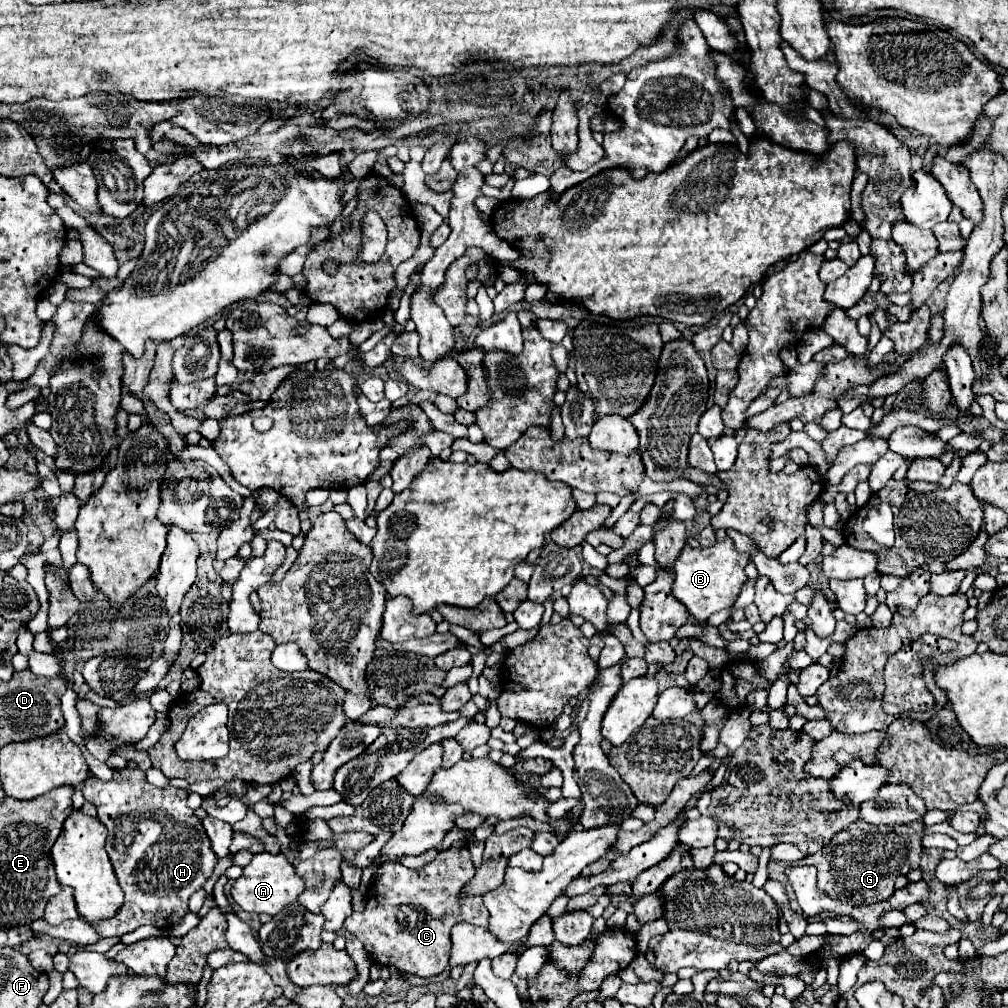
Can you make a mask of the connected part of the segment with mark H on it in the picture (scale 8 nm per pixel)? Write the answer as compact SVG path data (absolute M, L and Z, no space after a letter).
M123 768L123 770L115 770L113 778L107 782L95 776L87 778L83 796L87 802L97 806L97 818L109 832L105 850L115 868L119 886L125 892L123 910L119 910L115 918L101 922L99 926L93 926L93 928L101 936L123 936L143 924L151 924L157 928L169 928L177 924L189 912L187 910L189 896L205 884L205 880L211 876L217 864L217 858L209 848L209 840L201 826L201 820L187 806L187 790L157 788L147 782L145 772L141 772L139 768L133 768L133 770Z

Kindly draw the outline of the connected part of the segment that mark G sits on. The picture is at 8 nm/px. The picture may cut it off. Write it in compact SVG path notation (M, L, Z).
M855 820L825 844L819 852L808 855L791 865L813 865L819 870L819 888L839 900L855 902L881 902L893 896L895 878L905 876L917 868L917 860L923 852L923 822L911 822L903 826L871 826L863 820Z

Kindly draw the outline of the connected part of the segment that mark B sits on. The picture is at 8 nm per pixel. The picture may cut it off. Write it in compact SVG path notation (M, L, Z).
M727 538L725 542L717 542L711 548L685 546L673 564L673 570L675 570L673 594L679 602L687 606L687 610L697 622L705 622L713 612L731 608L735 604L741 592L741 586L747 580L745 576L747 562L749 562L749 556L735 552L731 538Z

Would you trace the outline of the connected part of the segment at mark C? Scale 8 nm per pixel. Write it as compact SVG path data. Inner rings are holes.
M457 840L449 850L439 852L437 858L421 870L387 862L379 866L377 874L379 878L369 892L365 910L353 912L345 920L345 928L363 942L375 962L395 966L421 978L437 976L445 970L451 952L451 926L459 922L471 922L483 928L487 926L487 908L483 906L483 898L465 898L459 902L463 882L475 874L465 840Z

